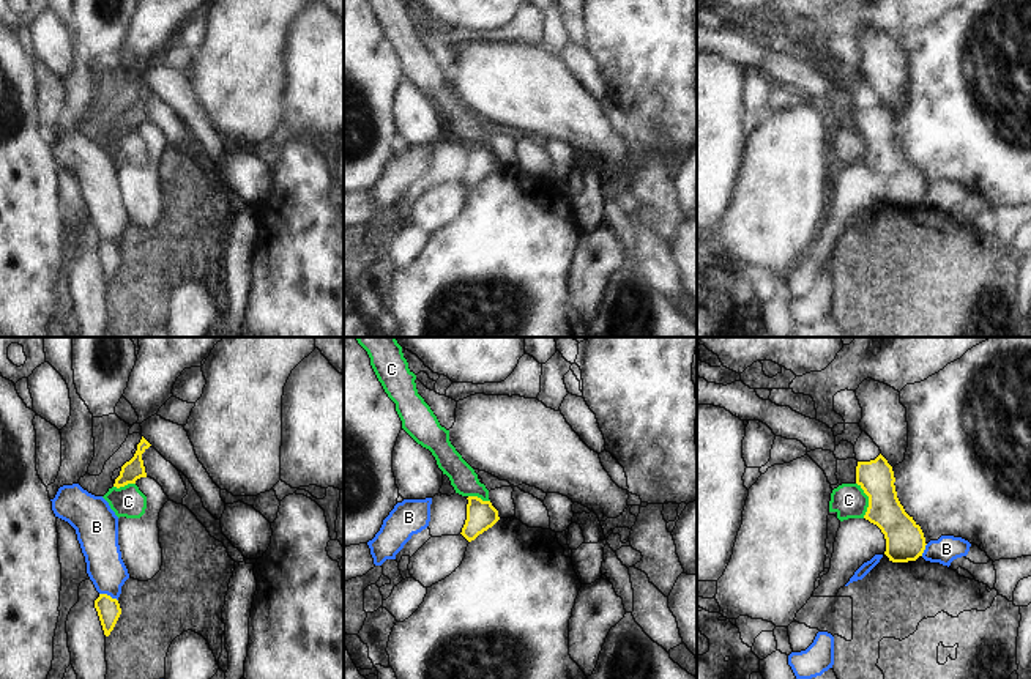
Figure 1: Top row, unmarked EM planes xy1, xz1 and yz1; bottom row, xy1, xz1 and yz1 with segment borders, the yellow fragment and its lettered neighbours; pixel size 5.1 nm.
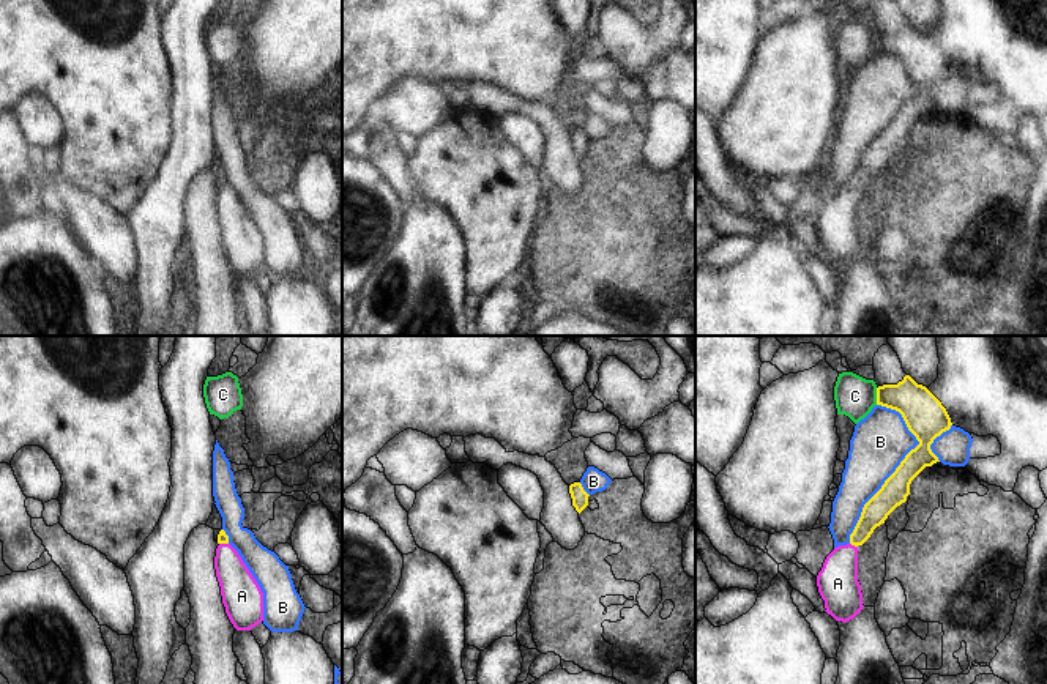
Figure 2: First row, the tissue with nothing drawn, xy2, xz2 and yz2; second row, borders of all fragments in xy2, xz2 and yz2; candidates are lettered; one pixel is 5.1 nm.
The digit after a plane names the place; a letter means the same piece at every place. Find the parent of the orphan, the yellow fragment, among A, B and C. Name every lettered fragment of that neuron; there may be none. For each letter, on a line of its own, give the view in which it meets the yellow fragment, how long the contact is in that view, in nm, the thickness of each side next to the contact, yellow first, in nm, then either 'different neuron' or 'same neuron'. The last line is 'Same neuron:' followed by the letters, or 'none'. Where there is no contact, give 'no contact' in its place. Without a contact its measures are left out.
A: contact in yz2; length 50 nm; calibres 140 and 220 nm; same neuron
B: contact in yz2; length 750 nm; calibres 140 and 300 nm; different neuron
C: contact in yz1; length 190 nm; calibres 180 and 180 nm; different neuron
Same neuron: A

